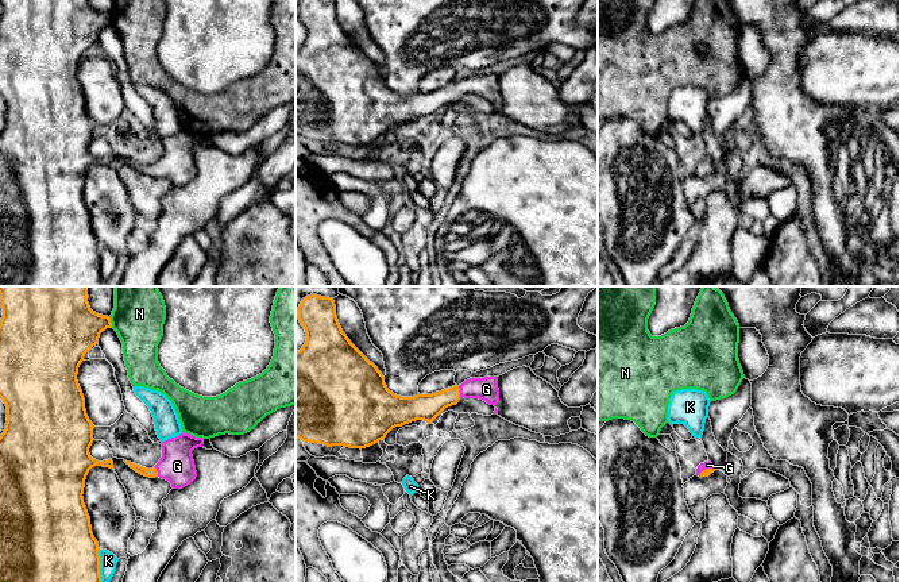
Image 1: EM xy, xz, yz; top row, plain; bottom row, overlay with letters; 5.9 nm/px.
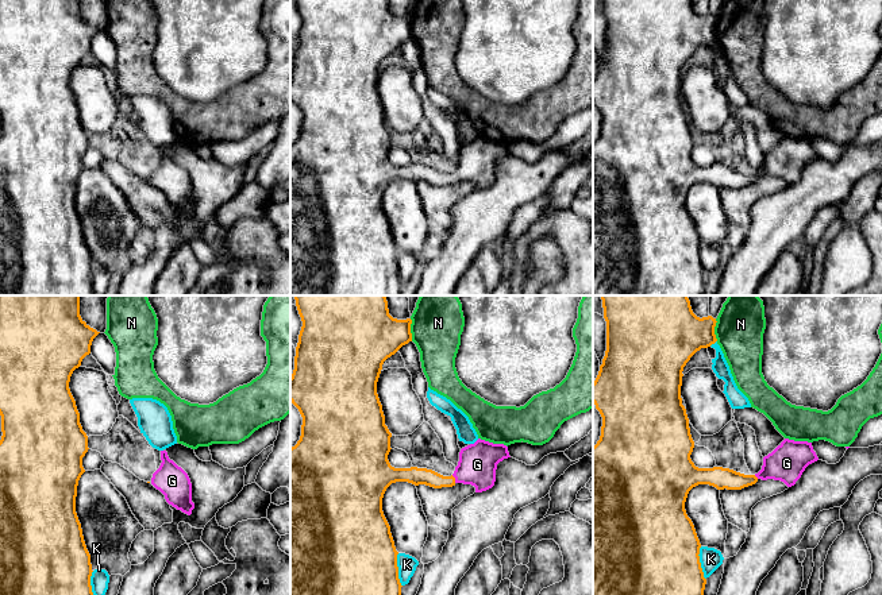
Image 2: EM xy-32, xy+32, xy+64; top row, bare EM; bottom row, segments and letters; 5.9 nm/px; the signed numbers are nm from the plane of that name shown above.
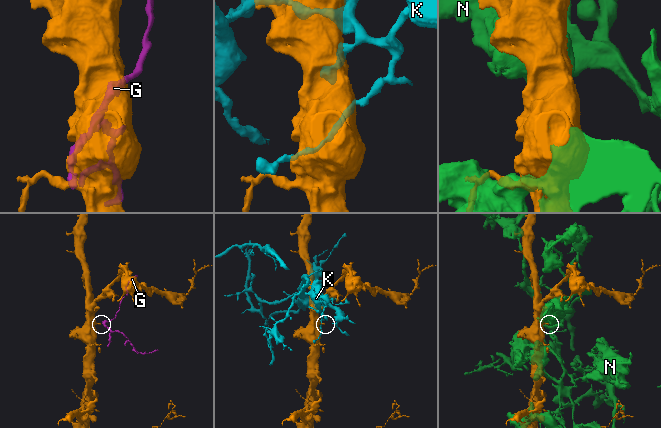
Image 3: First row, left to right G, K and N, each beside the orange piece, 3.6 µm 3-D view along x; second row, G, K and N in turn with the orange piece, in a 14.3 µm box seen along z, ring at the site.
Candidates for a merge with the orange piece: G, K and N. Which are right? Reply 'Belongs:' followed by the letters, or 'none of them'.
Belongs: G

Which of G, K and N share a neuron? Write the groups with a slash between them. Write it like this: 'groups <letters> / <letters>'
groups G / K / N

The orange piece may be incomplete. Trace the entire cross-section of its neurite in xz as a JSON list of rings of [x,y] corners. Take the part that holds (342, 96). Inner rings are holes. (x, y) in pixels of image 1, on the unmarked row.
[[[301,0],[297,14],[306,30],[305,42],[296,50],[296,135],[302,139],[362,147],[385,136],[395,124],[416,117],[430,122],[445,105],[456,103],[461,95],[479,96],[494,104],[499,99],[498,74],[470,76],[459,84],[455,82],[432,92],[397,93],[387,86],[385,74],[378,65],[343,30],[335,0]]]

